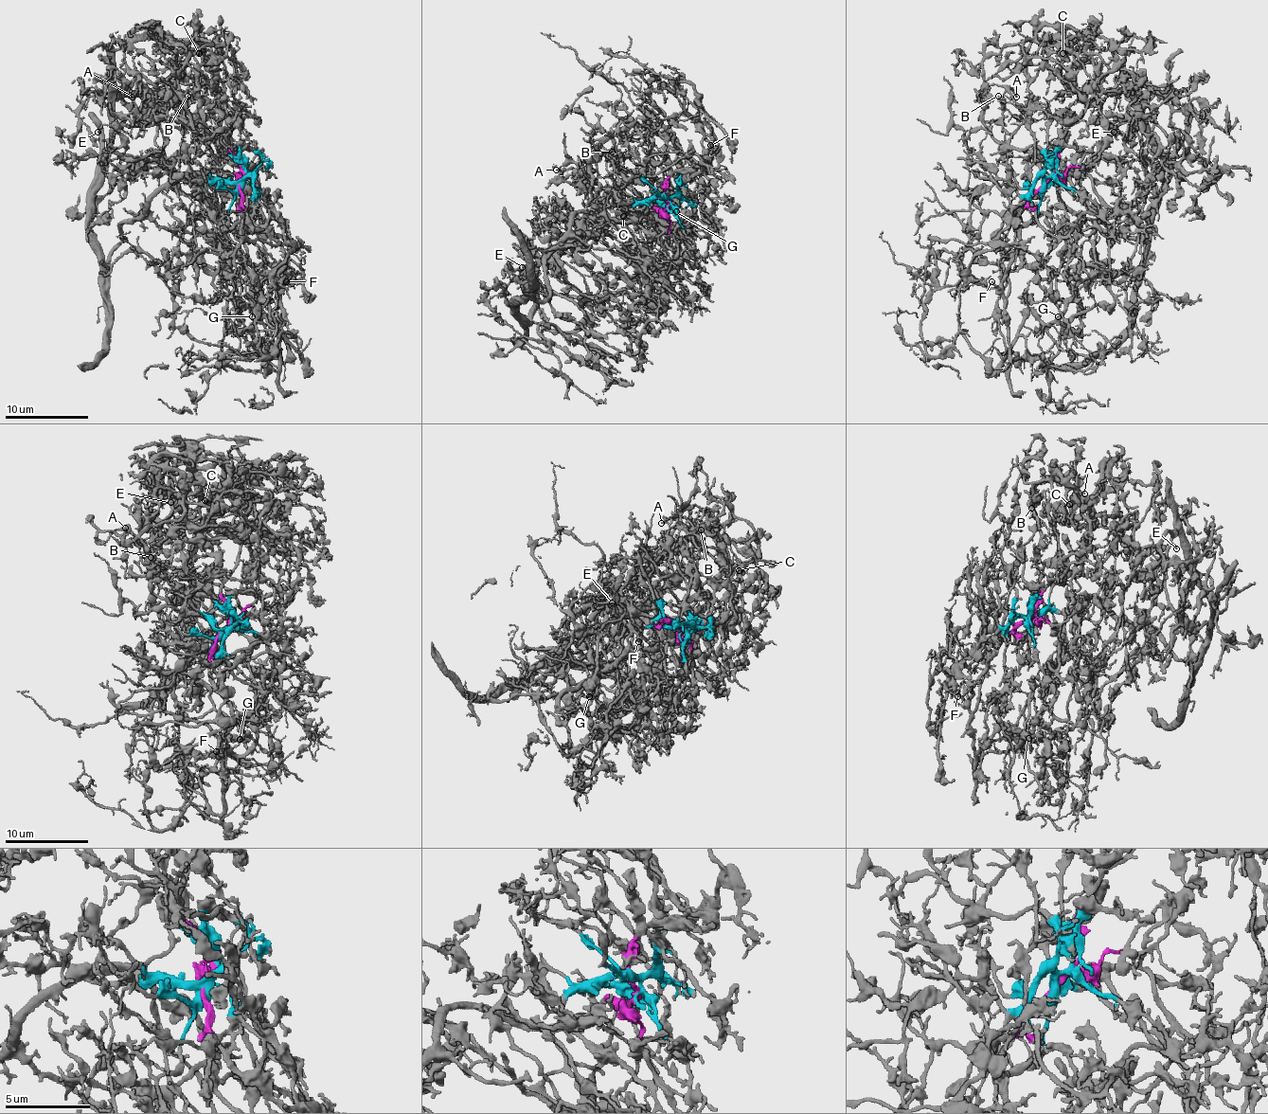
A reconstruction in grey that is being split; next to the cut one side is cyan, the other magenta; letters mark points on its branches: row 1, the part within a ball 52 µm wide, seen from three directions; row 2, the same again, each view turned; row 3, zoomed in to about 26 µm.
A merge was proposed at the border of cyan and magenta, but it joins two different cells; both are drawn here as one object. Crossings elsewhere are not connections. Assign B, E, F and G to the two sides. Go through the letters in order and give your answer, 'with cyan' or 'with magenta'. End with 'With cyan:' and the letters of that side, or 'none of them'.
B: with cyan
E: with cyan
F: with magenta
G: with magenta
With cyan: B, E

